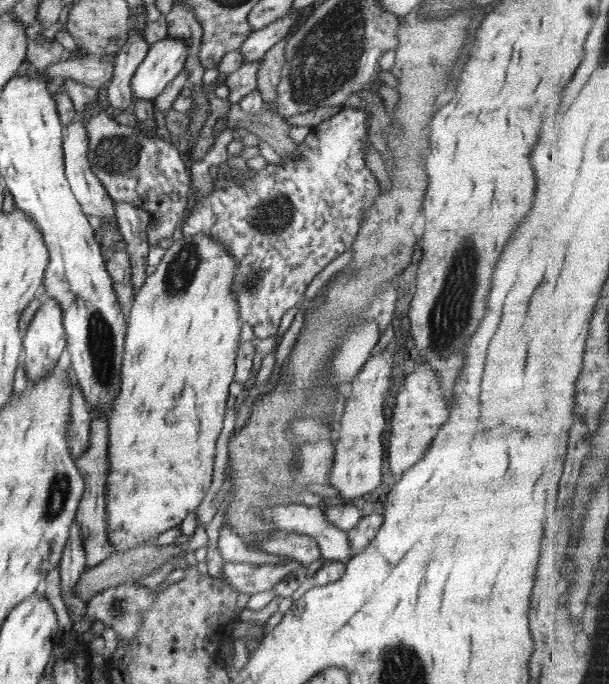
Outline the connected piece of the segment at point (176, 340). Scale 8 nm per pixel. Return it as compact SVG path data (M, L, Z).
M208 234L183 236L179 244L173 244L166 250L161 262L152 276L135 295L132 308L128 314L128 326L125 336L124 356L120 369L120 391L112 401L112 413L108 414L110 473L108 473L108 542L114 546L114 552L124 552L138 544L153 542L159 534L180 525L181 522L194 512L208 494L214 474L214 454L216 454L216 440L222 430L224 414L226 414L226 400L228 400L228 386L234 380L237 350L240 346L239 336L242 325L238 302L233 296L231 285L236 272L236 258L224 250L224 246L212 240Z

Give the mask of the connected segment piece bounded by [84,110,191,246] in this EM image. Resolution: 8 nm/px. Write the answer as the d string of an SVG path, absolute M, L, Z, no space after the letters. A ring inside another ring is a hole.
M108 110L98 111L88 115L84 121L84 128L88 134L88 163L92 173L100 180L106 193L116 203L130 204L138 209L143 209L149 215L149 219L155 221L155 226L149 228L147 240L149 246L158 246L162 238L170 238L176 230L176 224L180 222L188 205L190 190L190 170L186 163L182 162L180 154L175 146L162 140L157 134L144 134L136 127L122 125L111 116Z

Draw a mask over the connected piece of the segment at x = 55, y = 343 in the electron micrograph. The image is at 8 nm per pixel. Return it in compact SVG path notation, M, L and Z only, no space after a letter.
M51 297L42 299L40 308L36 310L36 314L32 317L25 334L23 335L22 364L28 377L29 385L40 382L44 376L48 376L48 372L56 366L56 362L64 348L67 346L67 339L62 320L62 308Z

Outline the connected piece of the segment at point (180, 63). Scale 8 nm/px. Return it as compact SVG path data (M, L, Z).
M167 36L149 46L147 55L131 80L133 96L153 101L184 68L188 44Z

